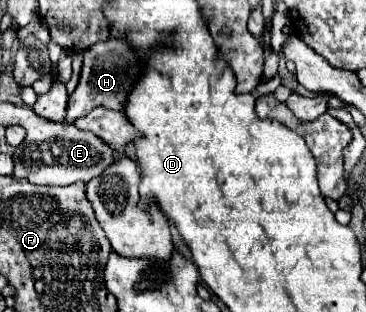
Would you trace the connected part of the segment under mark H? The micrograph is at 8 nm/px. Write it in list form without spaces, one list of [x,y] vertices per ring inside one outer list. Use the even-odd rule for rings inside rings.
[[[109,39],[103,43],[93,45],[83,53],[83,73],[79,79],[77,89],[73,95],[69,95],[69,109],[67,109],[67,121],[75,121],[83,115],[87,115],[95,107],[109,107],[115,111],[123,111],[125,97],[131,91],[133,81],[137,79],[141,71],[141,65],[133,53],[133,49],[123,39]]]

